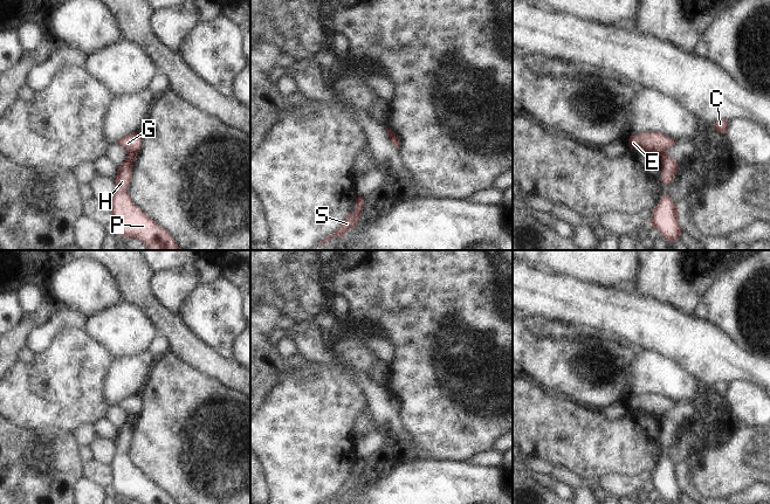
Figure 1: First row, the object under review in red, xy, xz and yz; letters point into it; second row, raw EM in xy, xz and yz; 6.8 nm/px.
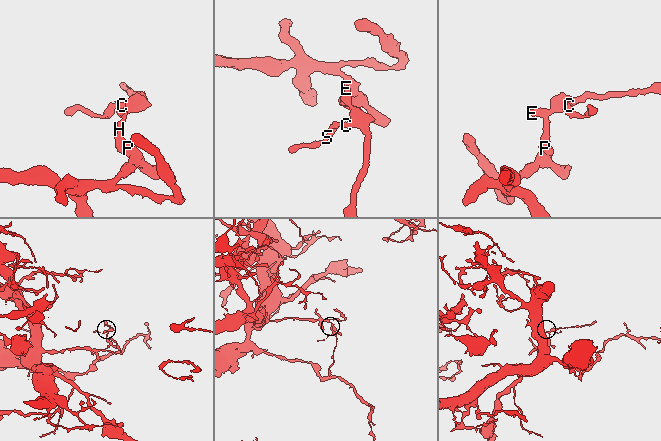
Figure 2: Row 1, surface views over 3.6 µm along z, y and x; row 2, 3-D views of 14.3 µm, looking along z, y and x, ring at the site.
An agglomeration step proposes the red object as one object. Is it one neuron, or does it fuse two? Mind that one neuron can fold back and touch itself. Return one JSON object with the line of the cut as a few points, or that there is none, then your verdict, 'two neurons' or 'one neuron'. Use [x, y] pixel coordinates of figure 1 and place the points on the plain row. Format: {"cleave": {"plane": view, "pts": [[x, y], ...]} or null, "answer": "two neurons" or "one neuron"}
{"cleave": {"plane": "xy", "pts": [[129, 414], [136, 415]]}, "answer": "two neurons"}

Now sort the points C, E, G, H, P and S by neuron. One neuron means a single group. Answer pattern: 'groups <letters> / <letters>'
groups C E G S / H P

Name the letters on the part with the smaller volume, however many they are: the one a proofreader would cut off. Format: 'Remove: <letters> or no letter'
Remove: C, E, G, S

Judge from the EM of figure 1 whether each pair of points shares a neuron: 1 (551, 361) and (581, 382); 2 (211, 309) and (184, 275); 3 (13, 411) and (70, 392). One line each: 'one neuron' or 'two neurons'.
1: one neuron
2: two neurons
3: one neuron

